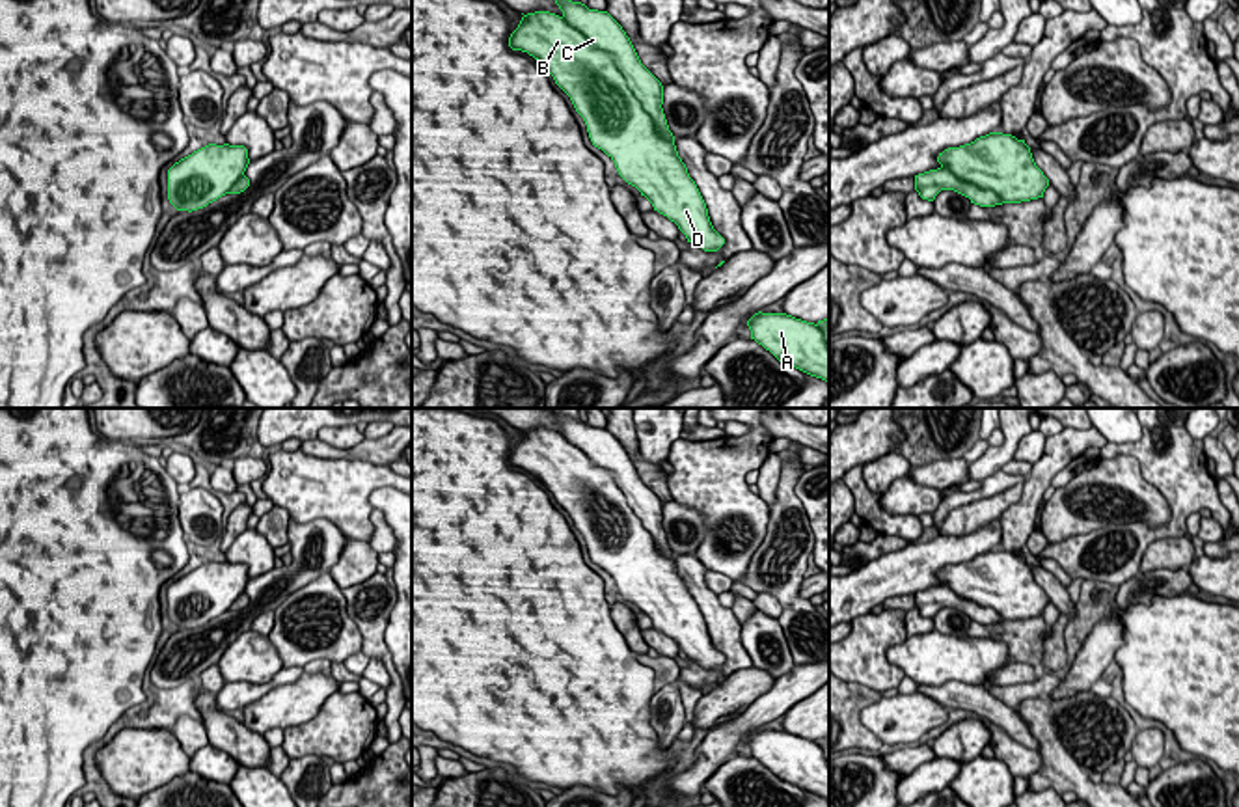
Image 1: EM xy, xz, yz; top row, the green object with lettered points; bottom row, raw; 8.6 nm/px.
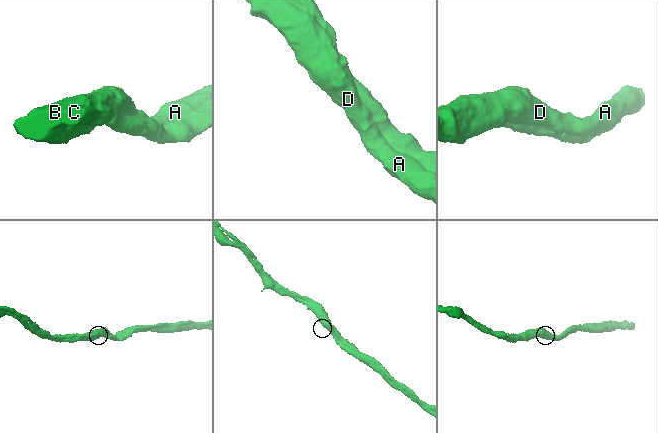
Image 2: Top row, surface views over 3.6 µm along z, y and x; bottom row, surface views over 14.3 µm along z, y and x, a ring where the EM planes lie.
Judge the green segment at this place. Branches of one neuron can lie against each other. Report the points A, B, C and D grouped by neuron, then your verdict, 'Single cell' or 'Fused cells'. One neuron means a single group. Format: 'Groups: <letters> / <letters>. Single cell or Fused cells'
Groups: A B C D. Single cell

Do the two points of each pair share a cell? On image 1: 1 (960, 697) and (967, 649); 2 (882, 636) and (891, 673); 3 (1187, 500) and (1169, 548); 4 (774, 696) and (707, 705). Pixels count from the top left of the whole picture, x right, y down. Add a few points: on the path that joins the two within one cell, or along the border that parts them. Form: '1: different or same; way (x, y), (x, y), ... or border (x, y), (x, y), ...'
1: different; border (919, 683), (934, 686), (971, 683), (986, 690)
2: same; way (880, 645), (882, 664)
3: different; border (1185, 532), (1156, 539), (1146, 548), (1139, 567)
4: different; border (776, 679), (742, 712), (720, 724)

